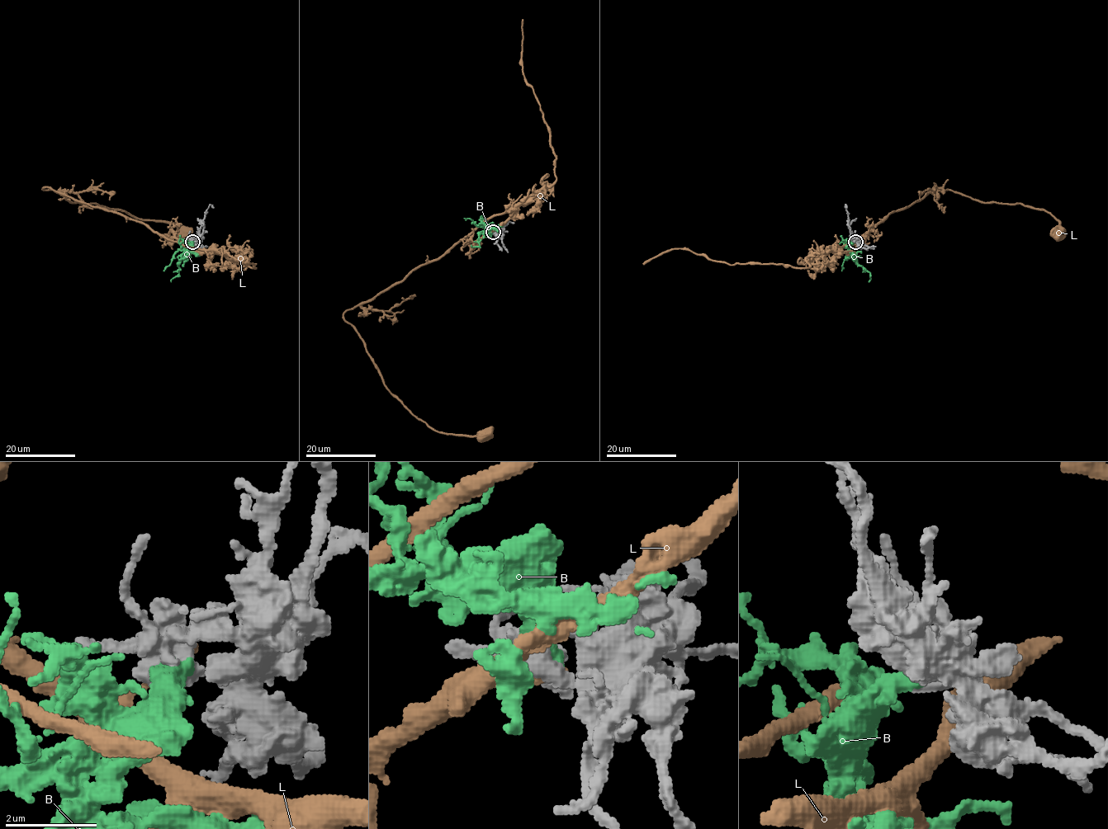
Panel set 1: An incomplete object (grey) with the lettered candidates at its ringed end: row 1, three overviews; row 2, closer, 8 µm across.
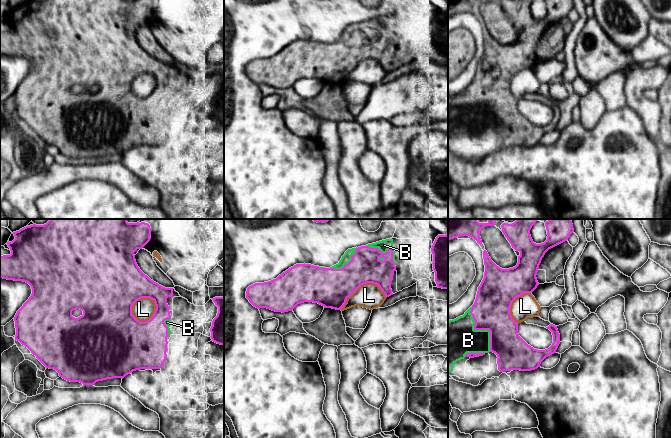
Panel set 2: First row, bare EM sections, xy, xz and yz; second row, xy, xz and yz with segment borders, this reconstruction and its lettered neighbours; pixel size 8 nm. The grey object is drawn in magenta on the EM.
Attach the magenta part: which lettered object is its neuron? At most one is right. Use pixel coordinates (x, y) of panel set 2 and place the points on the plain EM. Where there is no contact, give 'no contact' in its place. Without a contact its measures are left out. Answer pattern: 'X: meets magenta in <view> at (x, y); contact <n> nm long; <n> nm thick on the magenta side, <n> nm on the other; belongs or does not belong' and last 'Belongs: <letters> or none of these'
B: meets magenta in yz at (481, 105); contact 400 nm long; 300 nm thick on the magenta side, 320 nm on the other; belongs
L: meets magenta in xy at (154, 88); contact 220 nm long; 340 nm thick on the magenta side, 180 nm on the other; does not belong
Belongs: B

